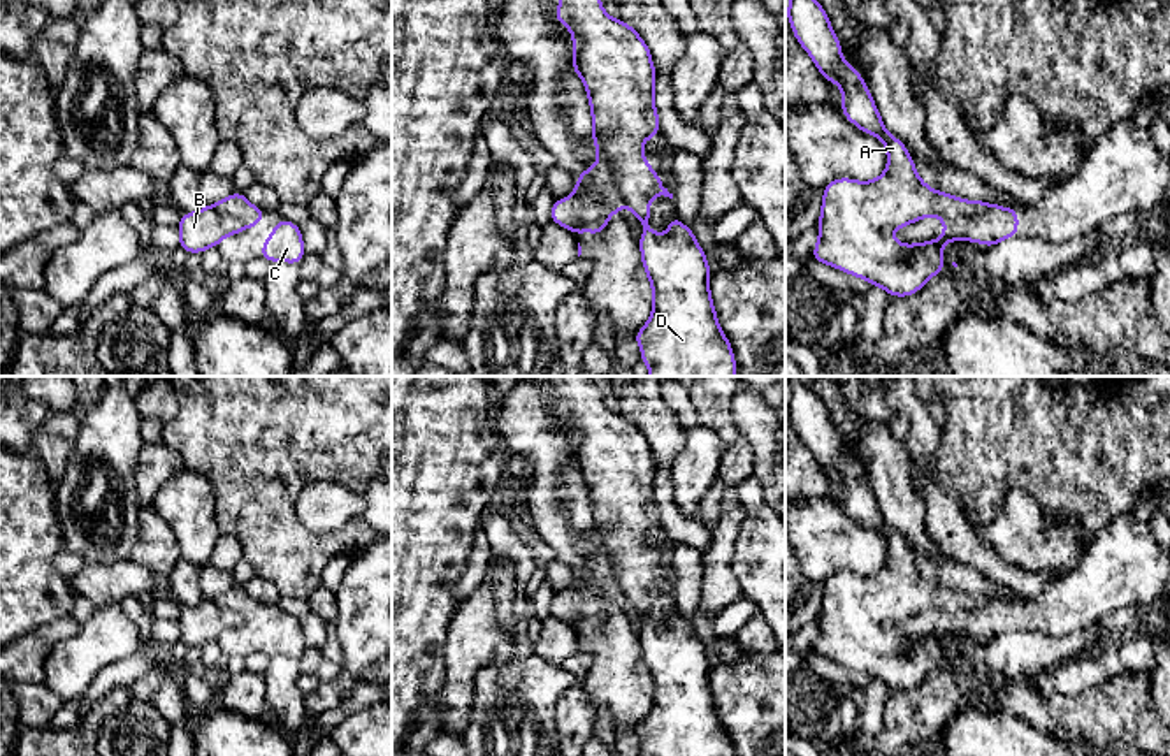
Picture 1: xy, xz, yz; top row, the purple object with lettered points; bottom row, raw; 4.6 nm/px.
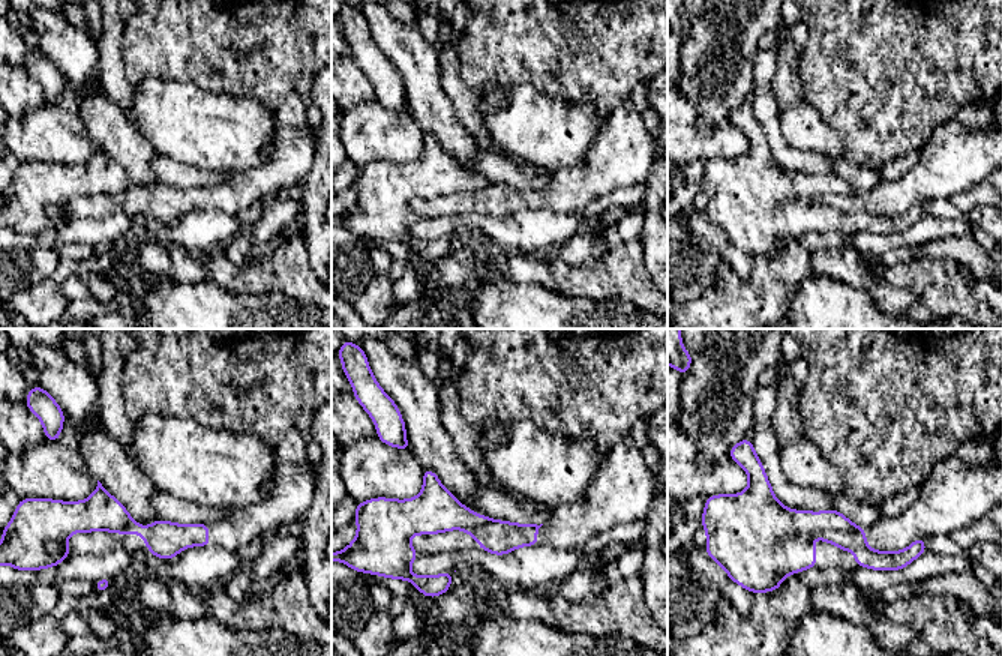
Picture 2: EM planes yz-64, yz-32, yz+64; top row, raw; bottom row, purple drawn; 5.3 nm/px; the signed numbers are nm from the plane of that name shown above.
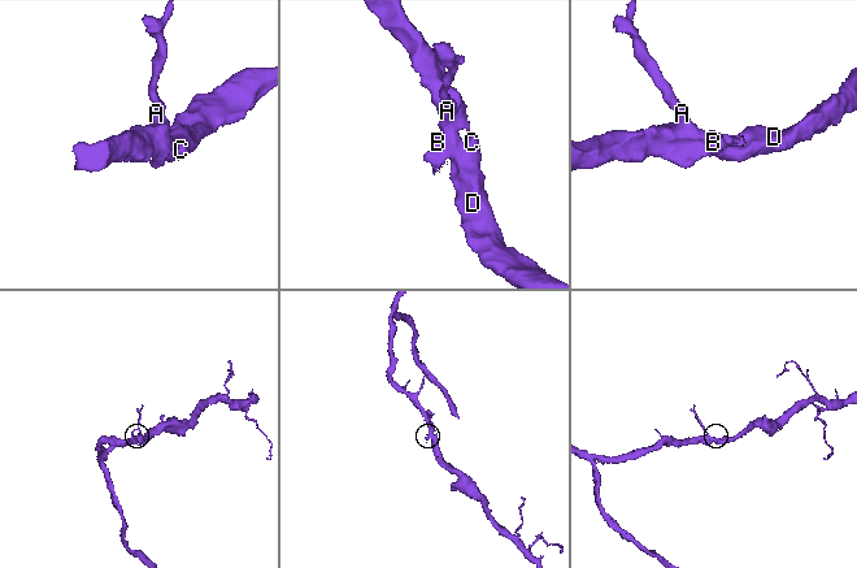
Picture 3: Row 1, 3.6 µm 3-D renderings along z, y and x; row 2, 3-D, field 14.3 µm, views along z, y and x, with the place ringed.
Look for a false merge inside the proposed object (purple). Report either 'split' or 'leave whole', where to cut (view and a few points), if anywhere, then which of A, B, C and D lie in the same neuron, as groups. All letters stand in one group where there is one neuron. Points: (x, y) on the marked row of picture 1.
split; cut yz (986, 218), (970, 215), (954, 229); groups A C D / B

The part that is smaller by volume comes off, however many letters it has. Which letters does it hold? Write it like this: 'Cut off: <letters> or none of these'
Cut off: B

